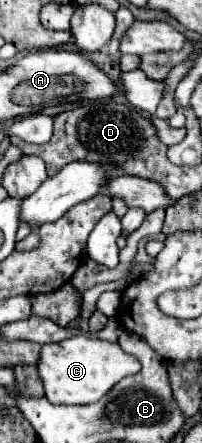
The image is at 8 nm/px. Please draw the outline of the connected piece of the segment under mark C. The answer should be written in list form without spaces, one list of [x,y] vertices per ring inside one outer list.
[[[74,336],[58,344],[44,344],[36,366],[44,386],[44,394],[52,404],[98,402],[118,380],[140,370],[140,362],[134,356],[126,354],[118,344],[86,336]]]

